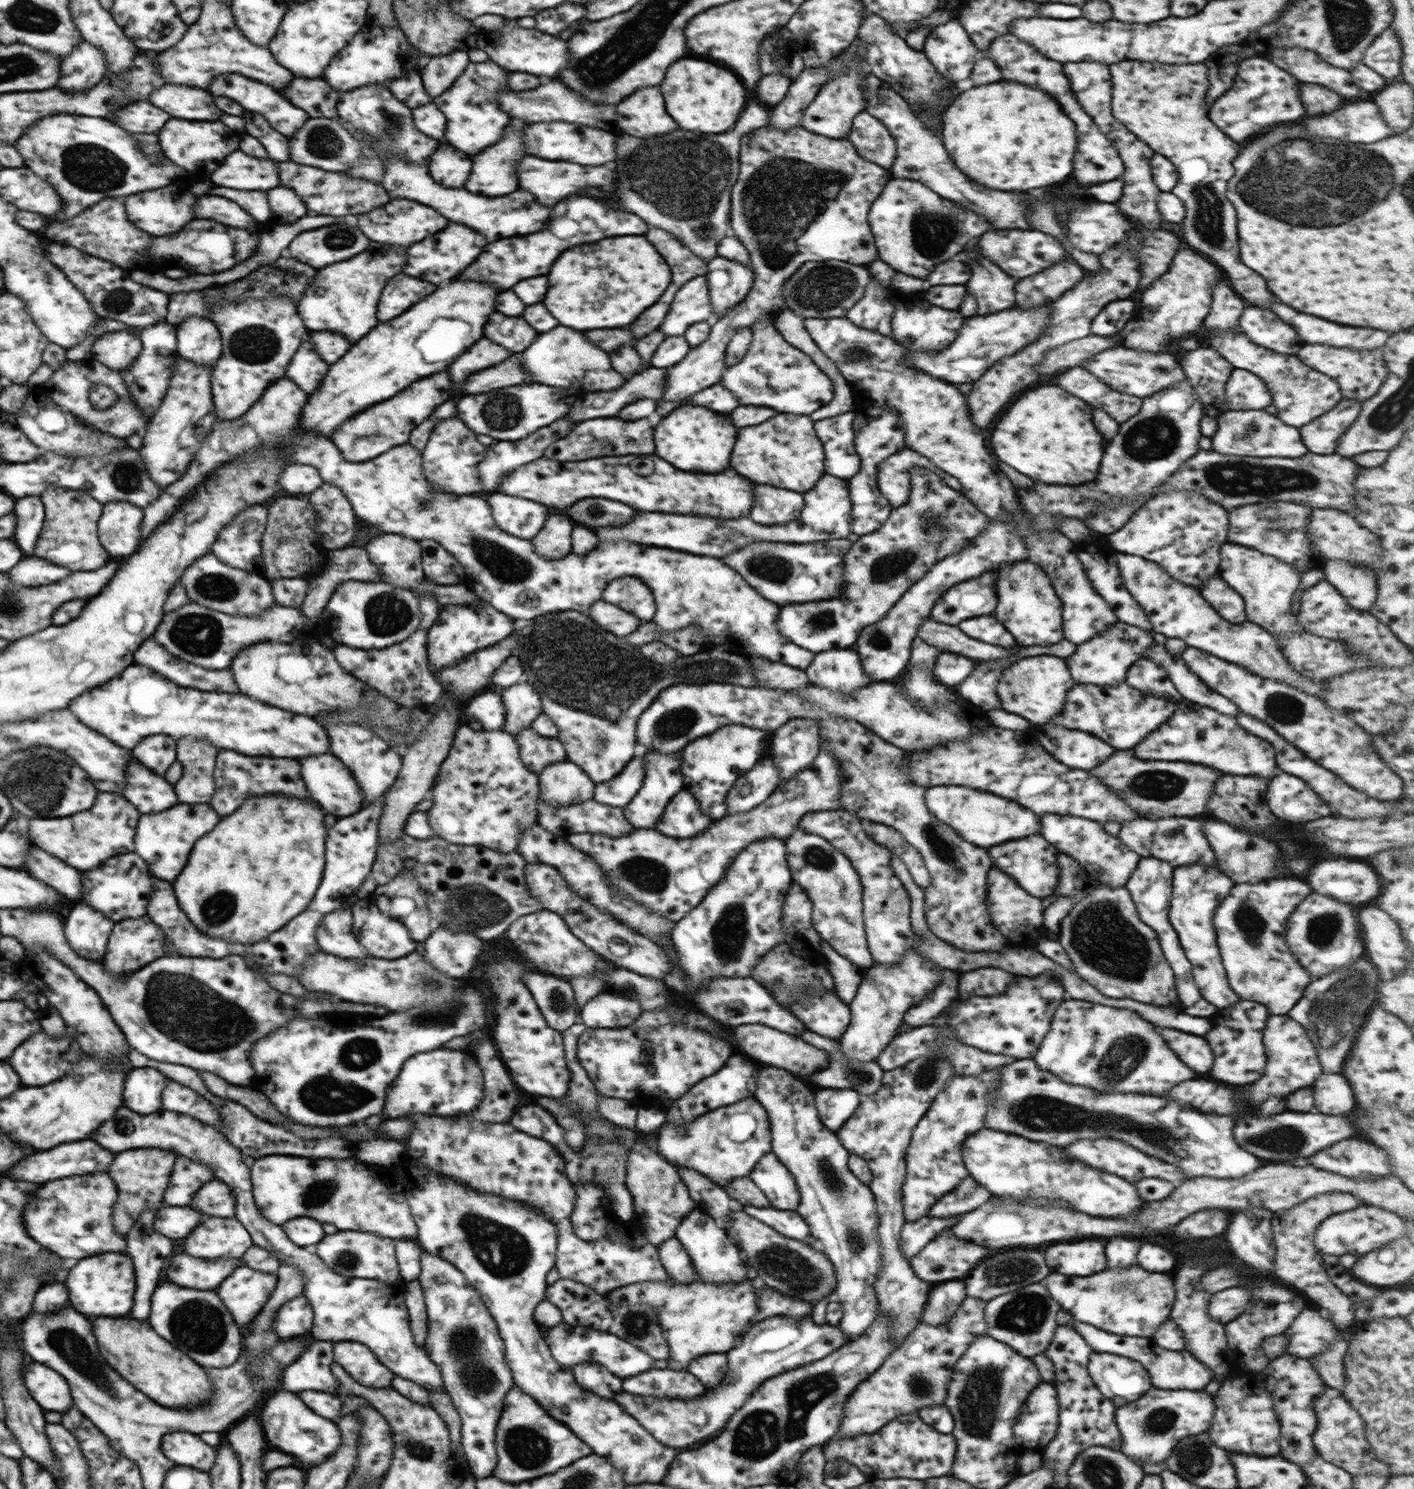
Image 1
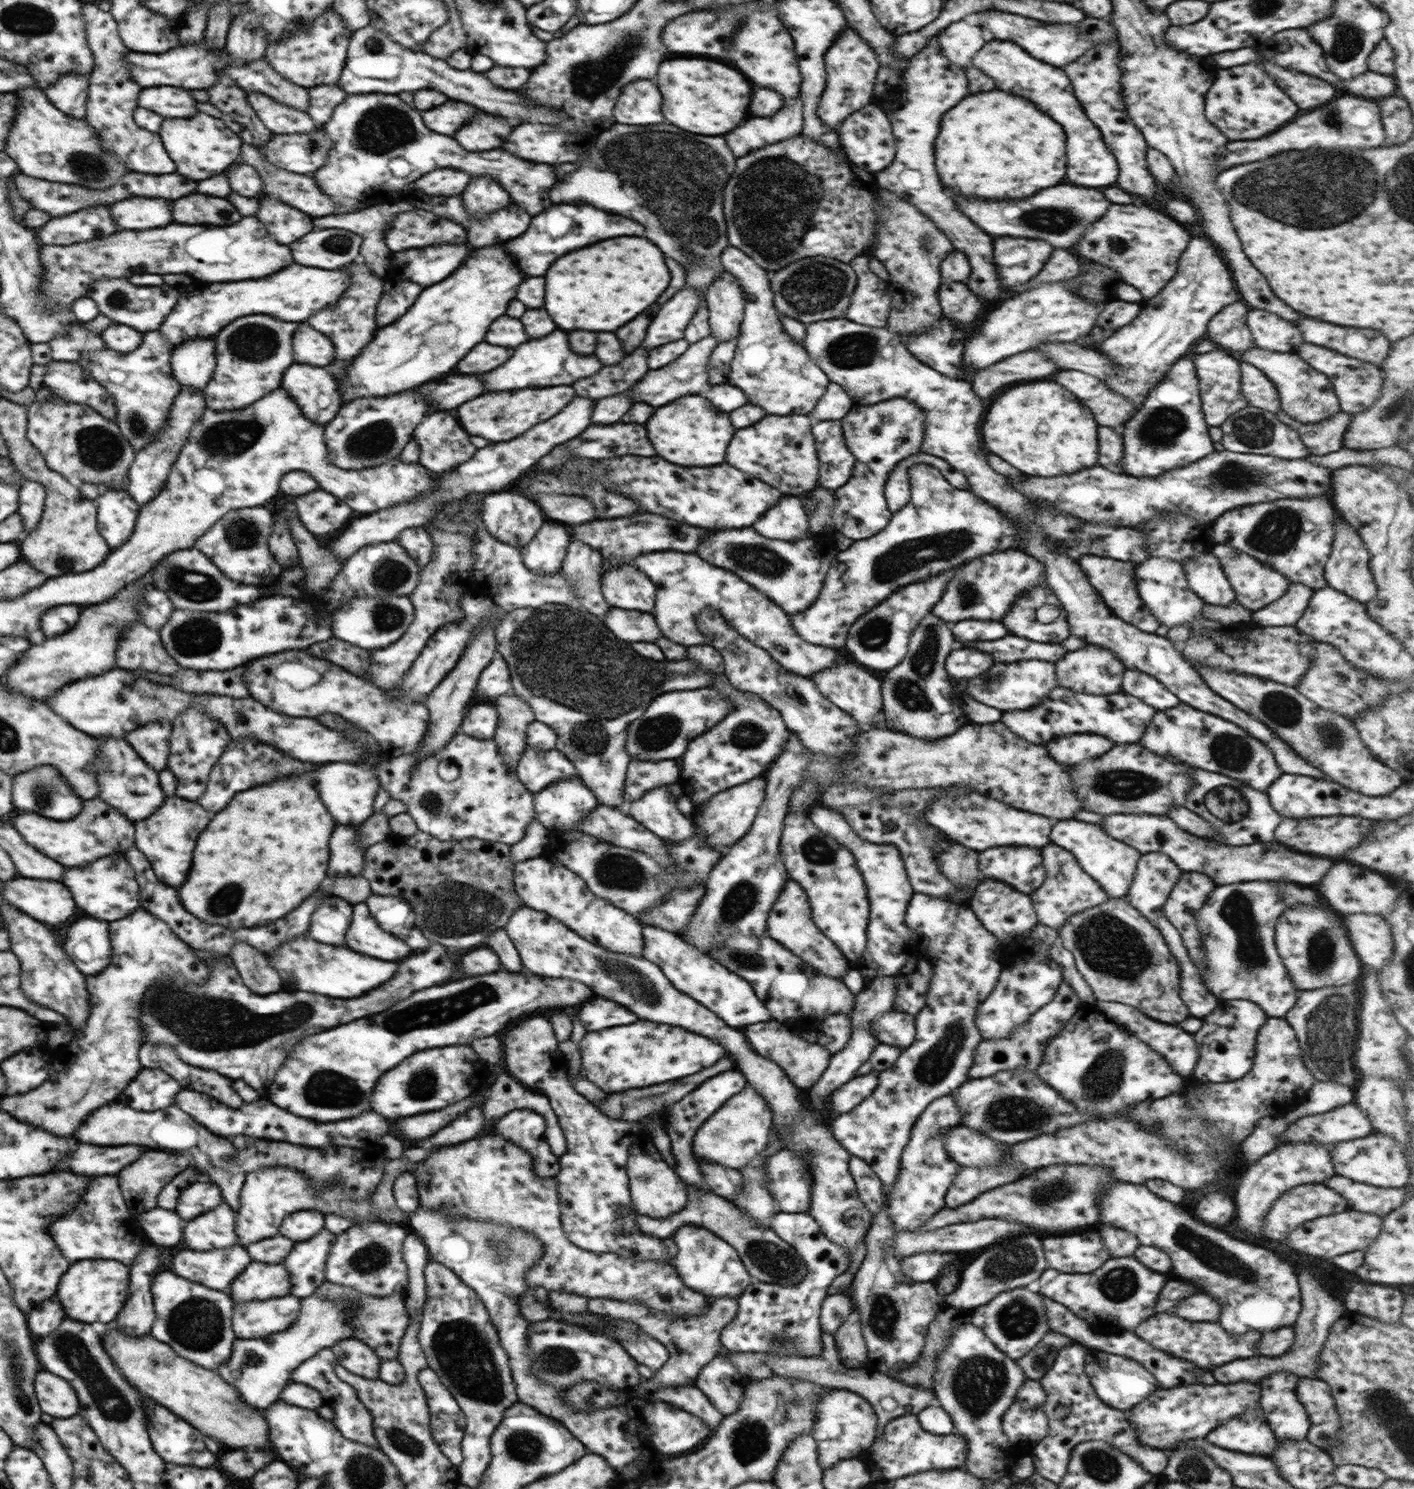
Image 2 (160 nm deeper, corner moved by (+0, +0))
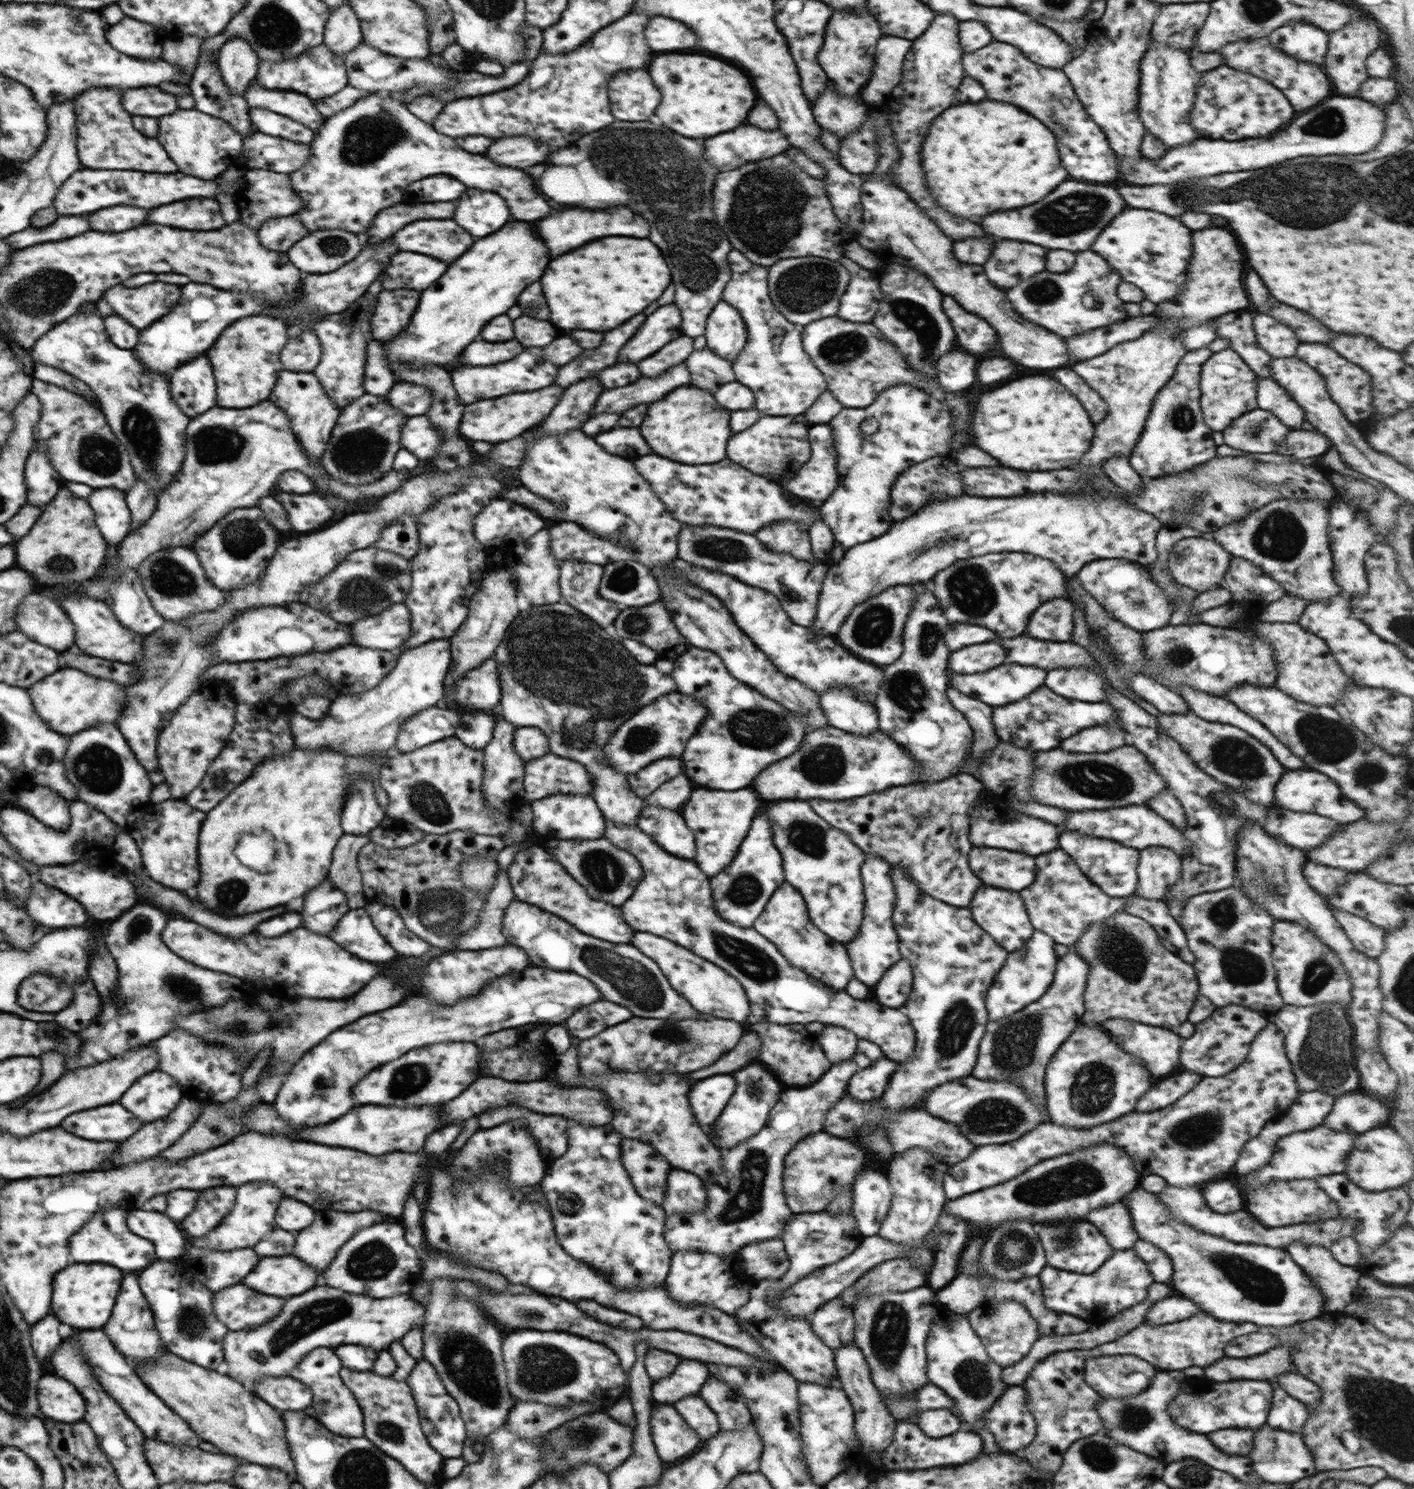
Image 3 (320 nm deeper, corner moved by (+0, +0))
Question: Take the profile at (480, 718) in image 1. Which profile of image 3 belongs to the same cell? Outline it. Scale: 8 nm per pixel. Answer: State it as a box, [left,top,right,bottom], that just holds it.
[454,711,496,749]

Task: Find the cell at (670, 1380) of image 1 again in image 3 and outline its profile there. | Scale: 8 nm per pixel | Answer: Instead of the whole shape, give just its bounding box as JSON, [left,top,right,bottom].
[673,1394,720,1442]

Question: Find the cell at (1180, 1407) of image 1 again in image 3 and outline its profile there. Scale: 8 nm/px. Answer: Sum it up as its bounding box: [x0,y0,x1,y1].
[1168,1380,1273,1434]

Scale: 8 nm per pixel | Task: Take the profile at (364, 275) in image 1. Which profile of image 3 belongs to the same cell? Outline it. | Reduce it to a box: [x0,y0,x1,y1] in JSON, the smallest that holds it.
[313,298,373,409]

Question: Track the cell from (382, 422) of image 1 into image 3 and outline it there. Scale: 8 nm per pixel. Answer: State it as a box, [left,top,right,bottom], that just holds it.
[321,393,408,486]

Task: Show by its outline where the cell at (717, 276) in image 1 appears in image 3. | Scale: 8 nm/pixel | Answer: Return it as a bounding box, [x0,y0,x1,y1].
[703,300,748,362]

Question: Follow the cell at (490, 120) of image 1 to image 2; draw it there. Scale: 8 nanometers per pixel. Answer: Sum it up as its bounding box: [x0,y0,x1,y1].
[454,116,512,152]

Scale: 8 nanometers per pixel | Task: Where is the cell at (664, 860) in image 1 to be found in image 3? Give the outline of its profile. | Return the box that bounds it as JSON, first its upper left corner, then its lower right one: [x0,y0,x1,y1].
[550,837,642,906]

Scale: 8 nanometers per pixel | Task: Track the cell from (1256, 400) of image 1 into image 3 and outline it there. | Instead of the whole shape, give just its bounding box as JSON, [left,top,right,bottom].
[1257,376,1305,428]

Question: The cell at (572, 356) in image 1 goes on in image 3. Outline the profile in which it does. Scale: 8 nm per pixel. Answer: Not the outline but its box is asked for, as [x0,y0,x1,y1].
[452,348,558,404]

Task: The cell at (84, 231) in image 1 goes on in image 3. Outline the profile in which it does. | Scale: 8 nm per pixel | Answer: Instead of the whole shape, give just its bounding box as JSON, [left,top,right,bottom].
[8,216,90,248]

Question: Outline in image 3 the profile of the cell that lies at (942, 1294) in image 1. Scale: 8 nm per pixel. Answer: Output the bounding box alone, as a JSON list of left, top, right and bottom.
[926,1211,974,1291]

